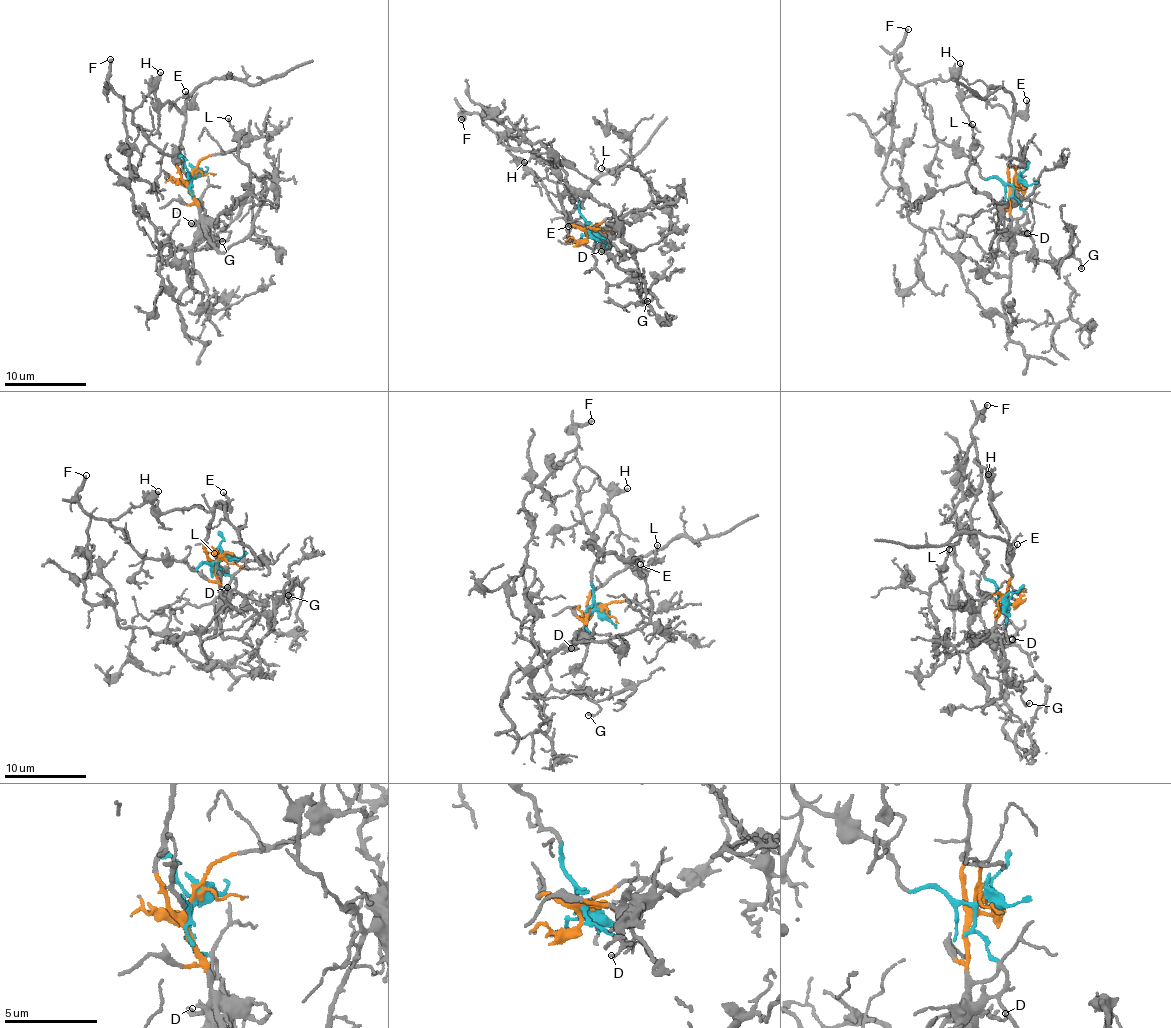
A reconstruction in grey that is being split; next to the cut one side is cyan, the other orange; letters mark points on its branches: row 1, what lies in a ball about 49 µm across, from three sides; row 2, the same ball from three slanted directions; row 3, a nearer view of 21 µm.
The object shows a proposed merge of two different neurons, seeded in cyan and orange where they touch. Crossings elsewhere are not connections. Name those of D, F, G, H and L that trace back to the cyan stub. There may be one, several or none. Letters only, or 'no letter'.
F, H

